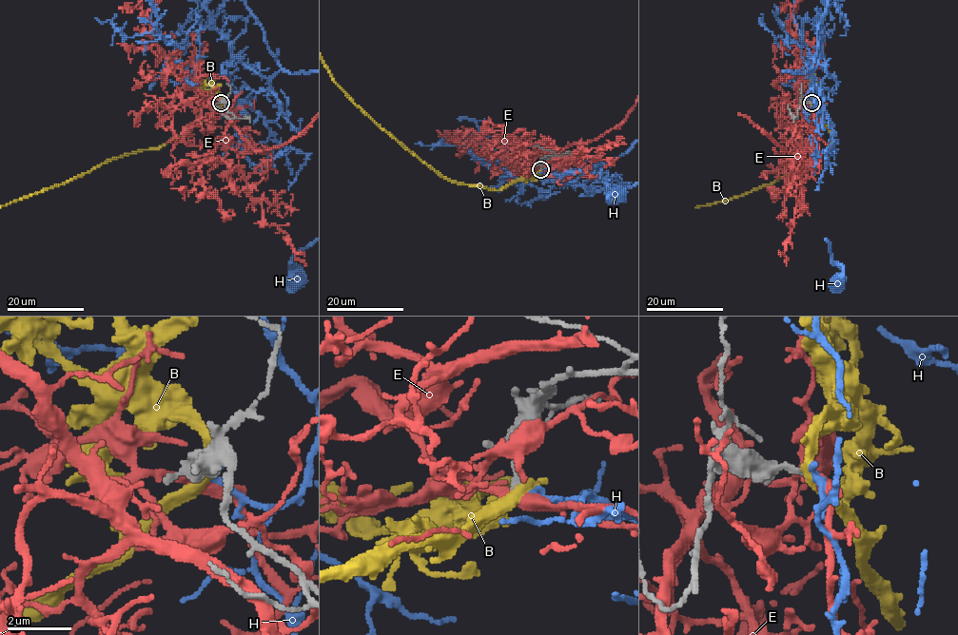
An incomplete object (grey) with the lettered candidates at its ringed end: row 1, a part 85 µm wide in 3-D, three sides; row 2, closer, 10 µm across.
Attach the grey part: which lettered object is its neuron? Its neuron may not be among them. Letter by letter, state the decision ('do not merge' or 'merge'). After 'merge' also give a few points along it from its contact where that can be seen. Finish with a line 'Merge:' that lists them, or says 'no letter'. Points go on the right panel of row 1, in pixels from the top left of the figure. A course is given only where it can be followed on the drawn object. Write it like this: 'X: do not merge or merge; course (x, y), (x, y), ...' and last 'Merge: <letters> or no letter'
B: do not merge
E: do not merge
H: merge
Merge: H

